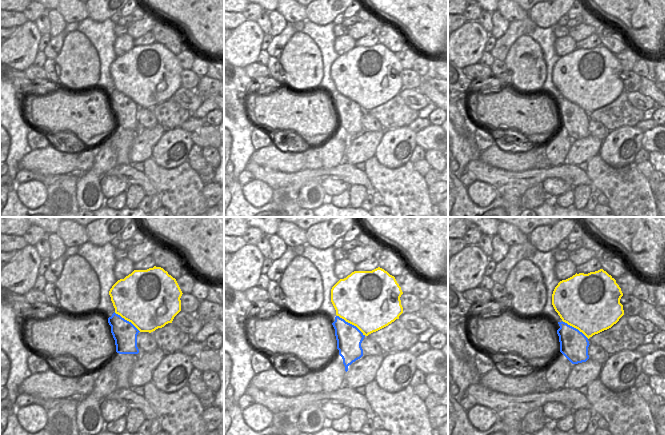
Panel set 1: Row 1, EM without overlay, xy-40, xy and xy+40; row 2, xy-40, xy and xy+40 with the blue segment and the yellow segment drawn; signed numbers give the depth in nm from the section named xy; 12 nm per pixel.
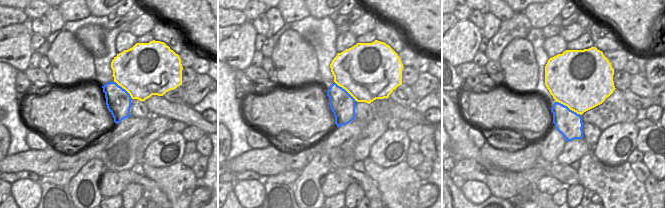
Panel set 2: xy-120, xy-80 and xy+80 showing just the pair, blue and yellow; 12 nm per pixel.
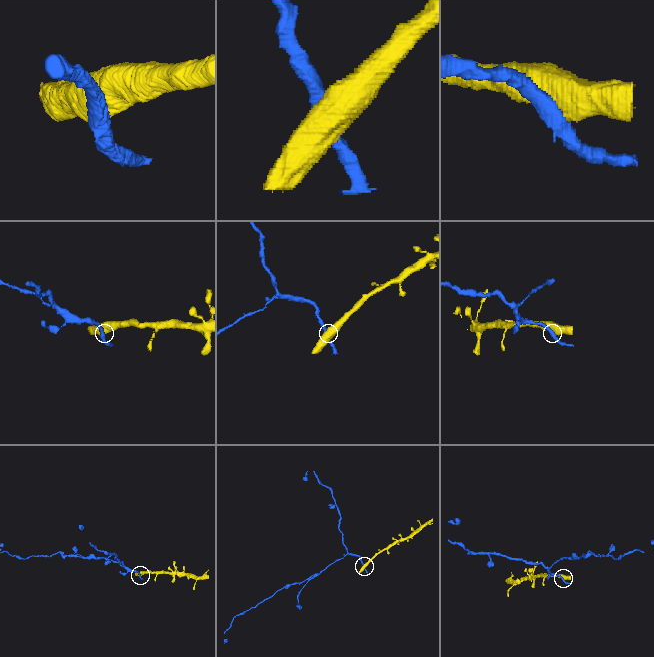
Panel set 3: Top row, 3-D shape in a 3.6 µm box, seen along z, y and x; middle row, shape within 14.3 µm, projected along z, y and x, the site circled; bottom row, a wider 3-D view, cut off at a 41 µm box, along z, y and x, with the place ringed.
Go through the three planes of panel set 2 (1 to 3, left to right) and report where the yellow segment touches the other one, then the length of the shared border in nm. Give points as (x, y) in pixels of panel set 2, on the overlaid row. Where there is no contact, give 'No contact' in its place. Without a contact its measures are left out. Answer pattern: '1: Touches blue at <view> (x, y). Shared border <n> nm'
1: Touches blue at xy-120 (122, 88). Shared border 320 nm
2: Touches blue at xy-80 (346, 91). Shared border 340 nm
3: Touches blue at xy+80 (567, 107). Shared border 340 nm.

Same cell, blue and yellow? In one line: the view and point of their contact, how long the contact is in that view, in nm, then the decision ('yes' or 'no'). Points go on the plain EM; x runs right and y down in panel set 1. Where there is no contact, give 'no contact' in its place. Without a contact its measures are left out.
contact xy (351, 100); length 420 nm; no

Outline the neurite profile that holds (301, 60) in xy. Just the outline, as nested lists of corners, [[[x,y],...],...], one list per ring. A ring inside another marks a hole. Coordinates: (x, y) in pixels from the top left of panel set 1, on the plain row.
[[[303,31],[295,32],[285,45],[279,62],[284,71],[284,83],[297,92],[317,91],[323,79],[323,59],[317,44]]]

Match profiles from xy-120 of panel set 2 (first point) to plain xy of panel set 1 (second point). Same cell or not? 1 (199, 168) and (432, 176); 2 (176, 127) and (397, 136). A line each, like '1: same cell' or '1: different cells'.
1: same cell
2: different cells

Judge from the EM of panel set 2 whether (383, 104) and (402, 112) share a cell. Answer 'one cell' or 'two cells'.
one cell

